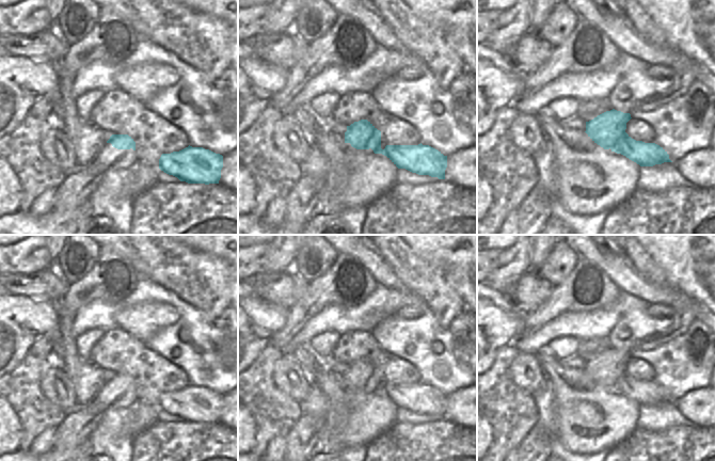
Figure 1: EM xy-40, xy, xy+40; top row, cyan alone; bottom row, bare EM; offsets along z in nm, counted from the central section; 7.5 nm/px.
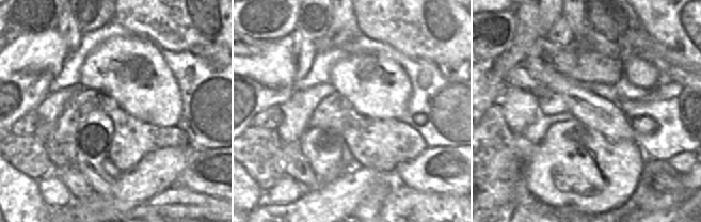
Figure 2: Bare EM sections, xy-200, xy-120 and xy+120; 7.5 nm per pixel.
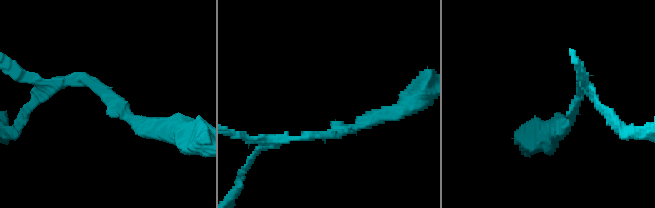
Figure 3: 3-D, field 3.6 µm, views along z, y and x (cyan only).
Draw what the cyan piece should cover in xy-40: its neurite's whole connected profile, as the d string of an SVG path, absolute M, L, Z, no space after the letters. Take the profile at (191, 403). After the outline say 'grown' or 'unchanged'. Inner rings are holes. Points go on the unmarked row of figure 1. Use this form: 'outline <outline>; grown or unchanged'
outline M188 385L179 391L162 393L159 408L188 423L219 423L223 395L203 386Z; unchanged

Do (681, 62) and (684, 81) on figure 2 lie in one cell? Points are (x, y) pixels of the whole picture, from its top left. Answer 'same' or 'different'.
different

